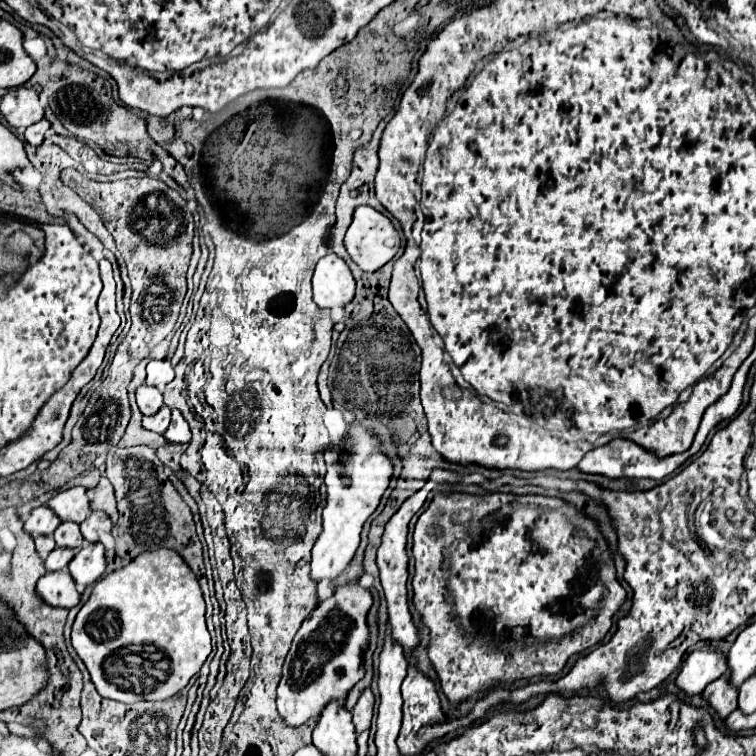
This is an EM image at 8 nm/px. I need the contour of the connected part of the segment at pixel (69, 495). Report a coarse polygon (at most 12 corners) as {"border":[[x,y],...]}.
{"border":[[86,487],[60,491],[48,505],[62,521],[90,515]]}

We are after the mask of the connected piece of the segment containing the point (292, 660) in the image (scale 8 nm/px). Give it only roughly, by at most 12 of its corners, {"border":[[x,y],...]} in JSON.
{"border":[[338,585],[286,655],[278,713],[318,719],[364,677],[372,595]]}

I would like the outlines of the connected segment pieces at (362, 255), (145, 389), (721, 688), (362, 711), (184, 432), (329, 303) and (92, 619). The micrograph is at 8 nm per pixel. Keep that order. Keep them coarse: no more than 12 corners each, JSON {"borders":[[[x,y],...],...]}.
{"borders":[[[368,205],[354,211],[344,247],[368,273],[400,249],[392,221]],[[140,385],[136,403],[142,415],[154,415],[162,407],[156,387]],[[728,675],[702,695],[726,719],[738,707],[738,689]],[[362,691],[352,709],[356,733],[370,729],[374,693]],[[178,409],[164,431],[170,443],[188,443],[190,427]],[[328,253],[316,265],[318,307],[346,307],[356,283],[344,259]],[[172,549],[104,575],[72,627],[96,691],[176,695],[210,655]]]}

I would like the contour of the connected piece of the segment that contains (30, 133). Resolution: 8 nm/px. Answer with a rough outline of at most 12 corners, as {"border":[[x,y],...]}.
{"border":[[46,119],[26,129],[26,141],[38,147],[50,123]]}

